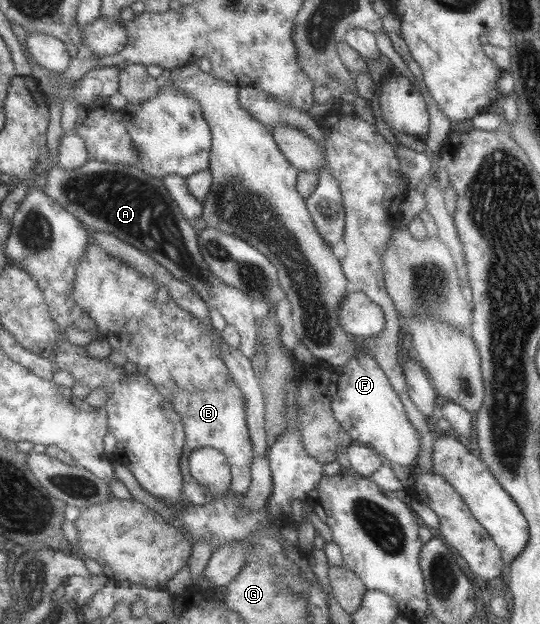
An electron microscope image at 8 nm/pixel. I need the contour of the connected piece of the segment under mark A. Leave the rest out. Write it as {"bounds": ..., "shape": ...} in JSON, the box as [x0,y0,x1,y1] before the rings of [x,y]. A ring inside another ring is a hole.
{"bounds":[44,158,258,358],"shape":[[[59,158],[54,162],[52,172],[48,172],[46,176],[44,190],[50,197],[64,205],[66,210],[77,215],[90,230],[96,229],[118,236],[123,242],[128,242],[140,251],[152,255],[156,262],[174,273],[174,277],[193,286],[194,290],[200,294],[210,308],[220,310],[220,314],[225,316],[228,324],[238,329],[241,334],[241,351],[248,358],[256,355],[258,321],[256,321],[256,314],[252,312],[254,299],[242,289],[226,284],[210,268],[201,252],[200,232],[196,232],[192,222],[186,218],[184,212],[170,194],[168,187],[166,187],[163,177],[152,176],[143,171],[140,166],[100,162],[92,159],[86,162],[84,166],[76,168],[76,170],[68,170],[62,166]]]}

